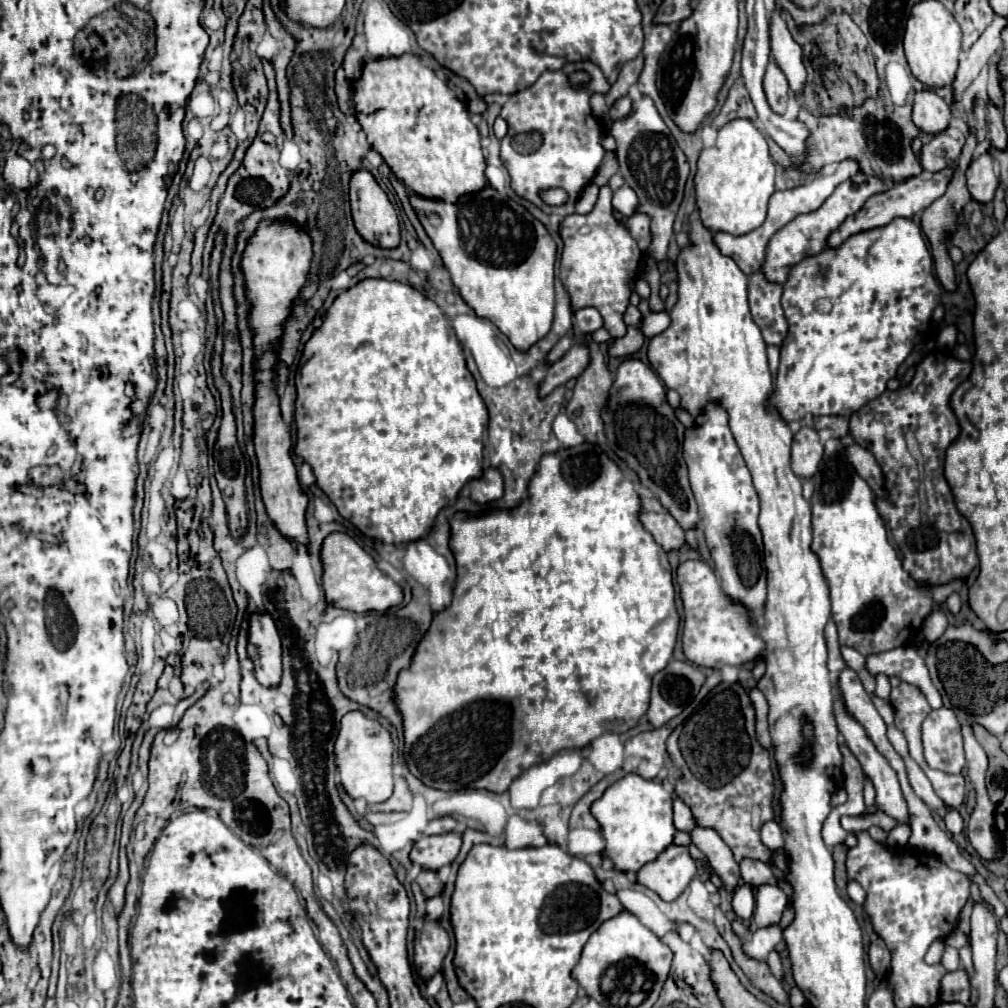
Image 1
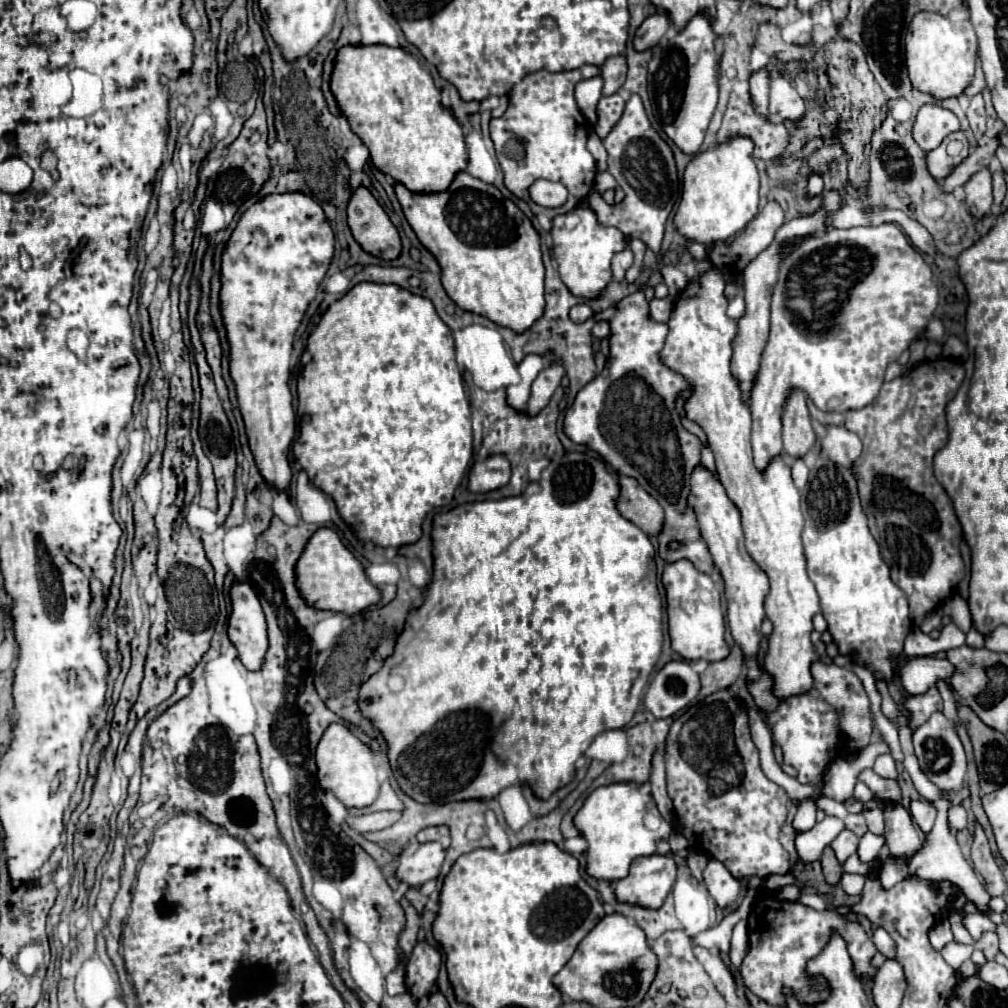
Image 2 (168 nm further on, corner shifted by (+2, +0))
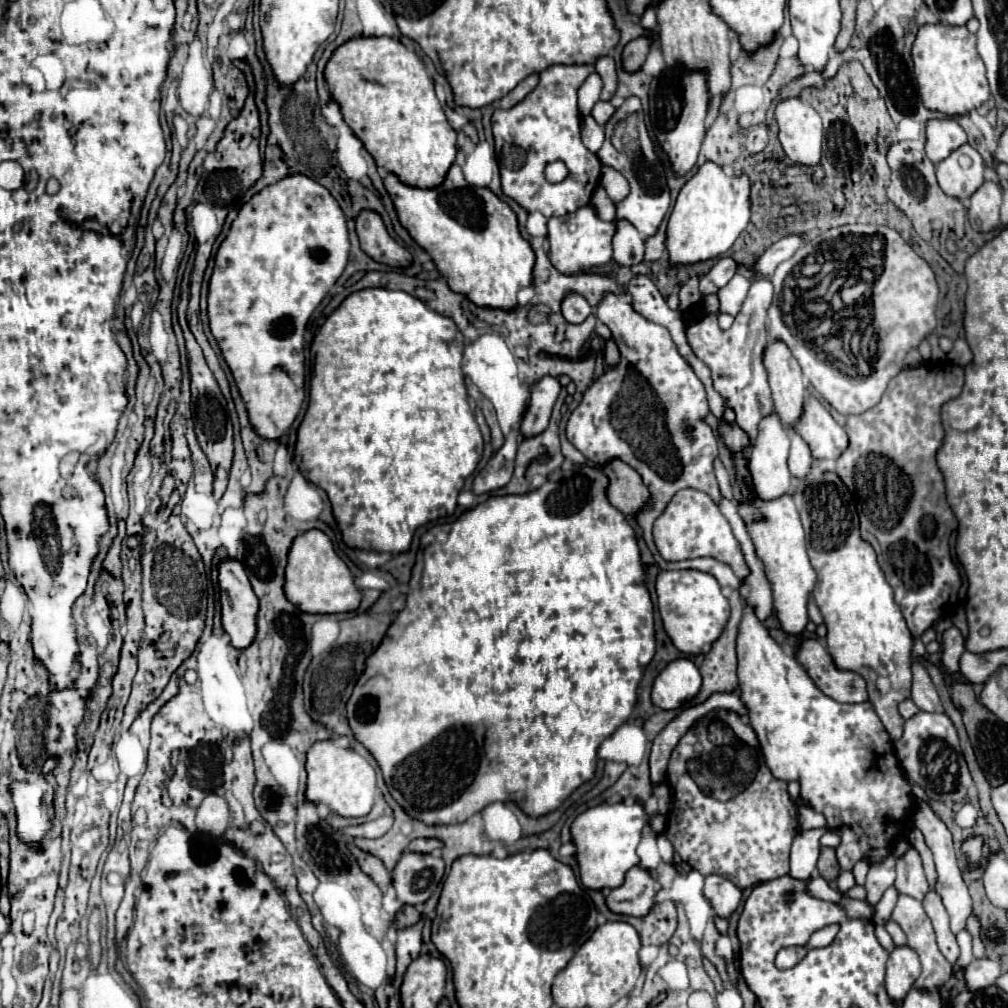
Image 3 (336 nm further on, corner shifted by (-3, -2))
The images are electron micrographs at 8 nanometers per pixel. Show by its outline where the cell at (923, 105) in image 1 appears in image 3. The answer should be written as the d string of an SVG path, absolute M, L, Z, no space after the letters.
M933 119L927 123L927 157L937 165L955 149L967 143L967 135L953 119Z

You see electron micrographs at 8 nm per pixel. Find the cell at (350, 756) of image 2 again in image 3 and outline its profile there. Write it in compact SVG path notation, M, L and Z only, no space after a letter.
M317 741L307 751L307 789L305 797L311 803L327 805L341 817L363 817L371 811L377 793L375 769L359 753L335 747L331 741Z

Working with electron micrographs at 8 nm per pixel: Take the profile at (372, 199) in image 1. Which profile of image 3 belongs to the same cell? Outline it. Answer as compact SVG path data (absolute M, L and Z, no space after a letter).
M361 211L357 217L357 235L361 241L361 249L375 261L389 265L389 267L409 267L413 257L411 253L401 247L399 243L395 243L381 217L375 211Z

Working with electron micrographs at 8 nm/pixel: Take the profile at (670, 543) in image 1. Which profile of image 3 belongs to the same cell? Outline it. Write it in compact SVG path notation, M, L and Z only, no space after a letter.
M611 459L603 465L605 475L609 477L607 499L621 513L637 513L649 499L649 491L641 481L641 475L623 463L621 459Z

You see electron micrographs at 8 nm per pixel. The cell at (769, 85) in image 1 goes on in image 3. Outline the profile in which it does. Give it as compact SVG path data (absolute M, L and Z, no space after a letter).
M801 99L781 101L775 109L779 123L779 141L789 159L815 167L821 159L823 125L819 113Z

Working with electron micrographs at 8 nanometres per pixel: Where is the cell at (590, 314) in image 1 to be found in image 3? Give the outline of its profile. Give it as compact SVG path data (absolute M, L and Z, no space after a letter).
M569 293L561 303L561 313L569 323L583 323L593 313L593 307L581 295Z

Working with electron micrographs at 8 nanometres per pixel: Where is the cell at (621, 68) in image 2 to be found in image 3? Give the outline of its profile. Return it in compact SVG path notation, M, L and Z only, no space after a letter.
M605 55L599 57L595 63L595 71L603 79L603 89L601 89L601 101L609 101L617 89L617 71L615 71L615 61L613 57Z

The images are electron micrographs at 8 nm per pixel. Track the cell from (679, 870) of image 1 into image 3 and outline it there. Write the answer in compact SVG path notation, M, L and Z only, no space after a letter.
M633 867L631 871L627 871L623 885L609 891L605 903L613 913L643 917L653 907L655 893L657 893L657 883L649 875L649 871Z

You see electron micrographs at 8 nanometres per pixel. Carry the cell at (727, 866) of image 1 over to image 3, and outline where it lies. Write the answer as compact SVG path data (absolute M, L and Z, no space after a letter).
M721 875L705 877L703 895L711 901L715 915L721 919L729 919L729 915L739 907L739 901L741 901L741 889Z

